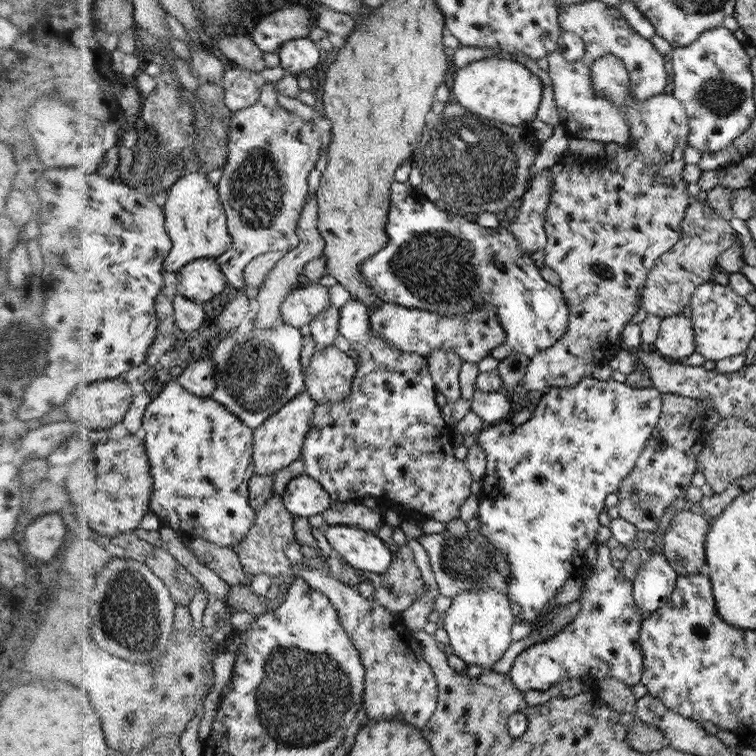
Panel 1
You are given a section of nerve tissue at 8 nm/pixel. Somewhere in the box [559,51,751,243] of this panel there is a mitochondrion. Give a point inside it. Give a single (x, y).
(720, 98)

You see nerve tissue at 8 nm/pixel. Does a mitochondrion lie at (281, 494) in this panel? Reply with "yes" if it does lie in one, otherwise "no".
no

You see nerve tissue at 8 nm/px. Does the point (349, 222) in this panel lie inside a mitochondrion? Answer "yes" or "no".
no

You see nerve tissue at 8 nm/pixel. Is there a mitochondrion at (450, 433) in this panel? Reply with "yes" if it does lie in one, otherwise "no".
no

